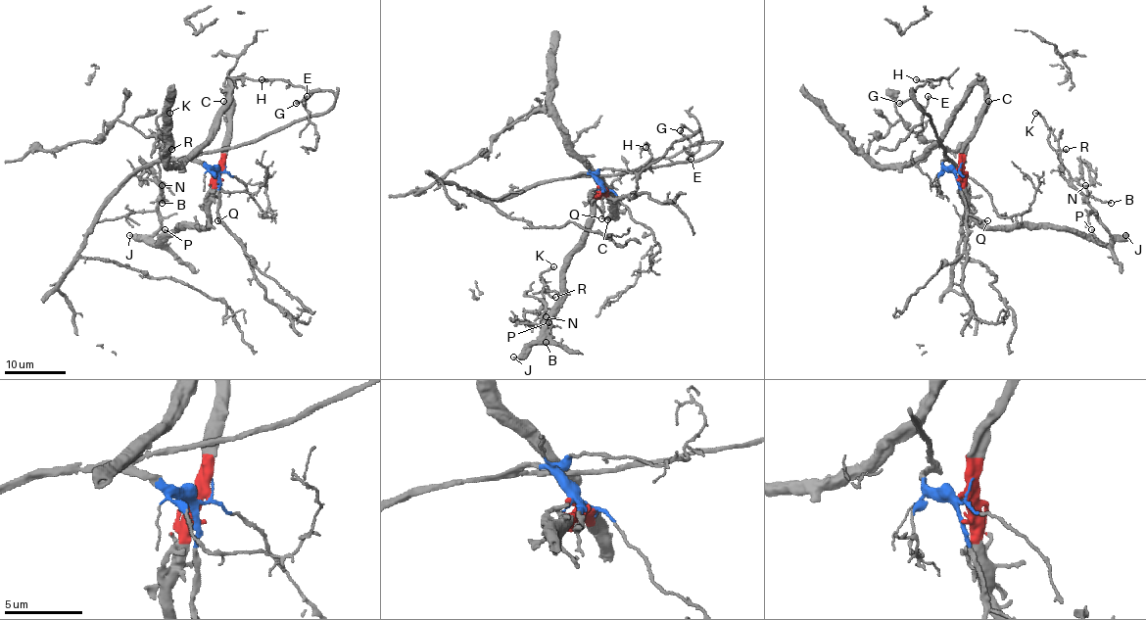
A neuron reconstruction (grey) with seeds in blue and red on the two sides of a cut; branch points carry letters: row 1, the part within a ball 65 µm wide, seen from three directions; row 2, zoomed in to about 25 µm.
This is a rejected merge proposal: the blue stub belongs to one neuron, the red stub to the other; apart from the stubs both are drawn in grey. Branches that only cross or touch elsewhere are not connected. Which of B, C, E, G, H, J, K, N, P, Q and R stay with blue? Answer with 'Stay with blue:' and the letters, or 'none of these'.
Stay with blue: E, G, H, Q

